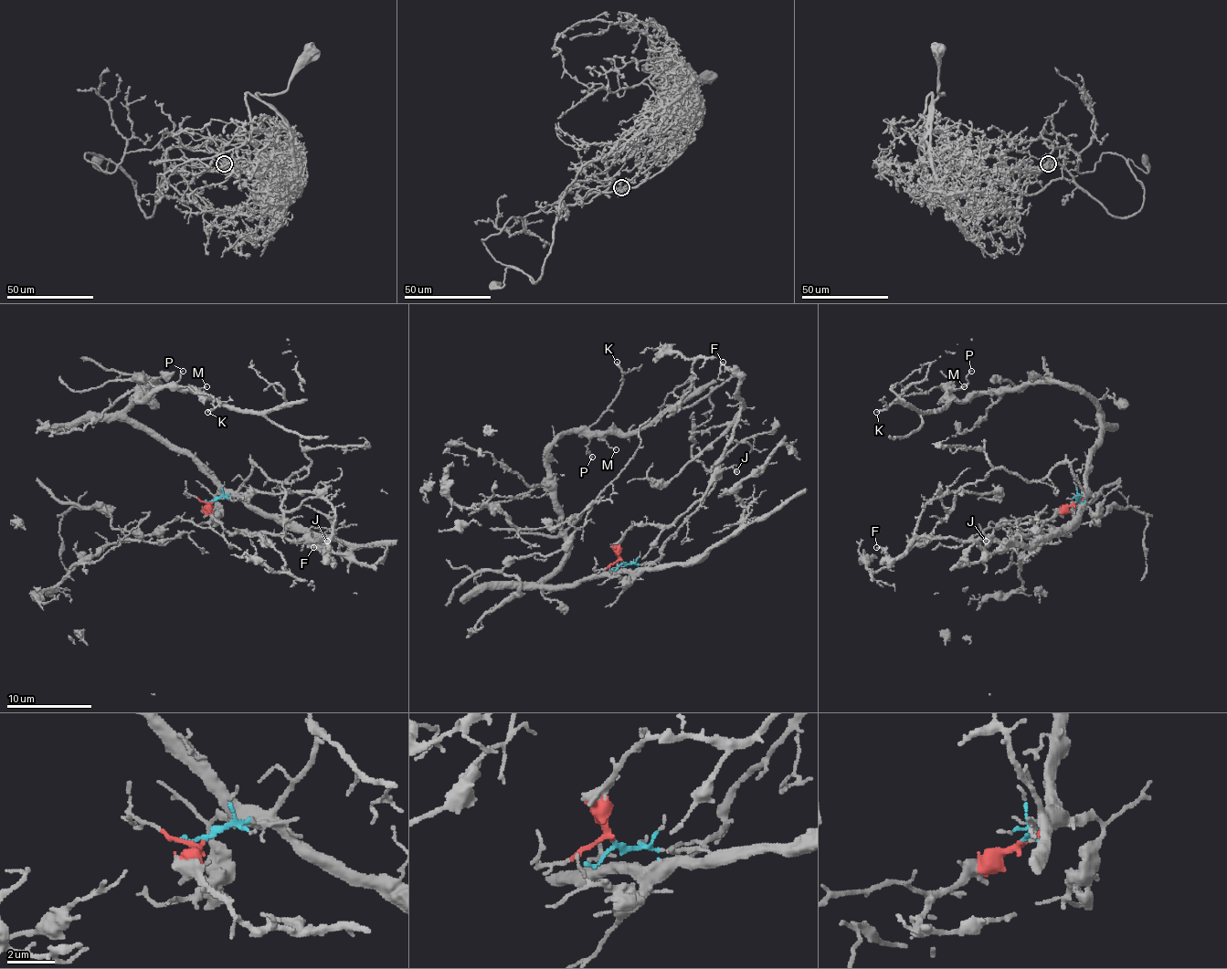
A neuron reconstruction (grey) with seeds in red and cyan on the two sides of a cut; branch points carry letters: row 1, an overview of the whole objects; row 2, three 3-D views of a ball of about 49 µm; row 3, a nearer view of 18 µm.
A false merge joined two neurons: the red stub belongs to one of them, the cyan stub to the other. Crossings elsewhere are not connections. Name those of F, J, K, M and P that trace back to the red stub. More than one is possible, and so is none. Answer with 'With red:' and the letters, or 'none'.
With red: F, J

